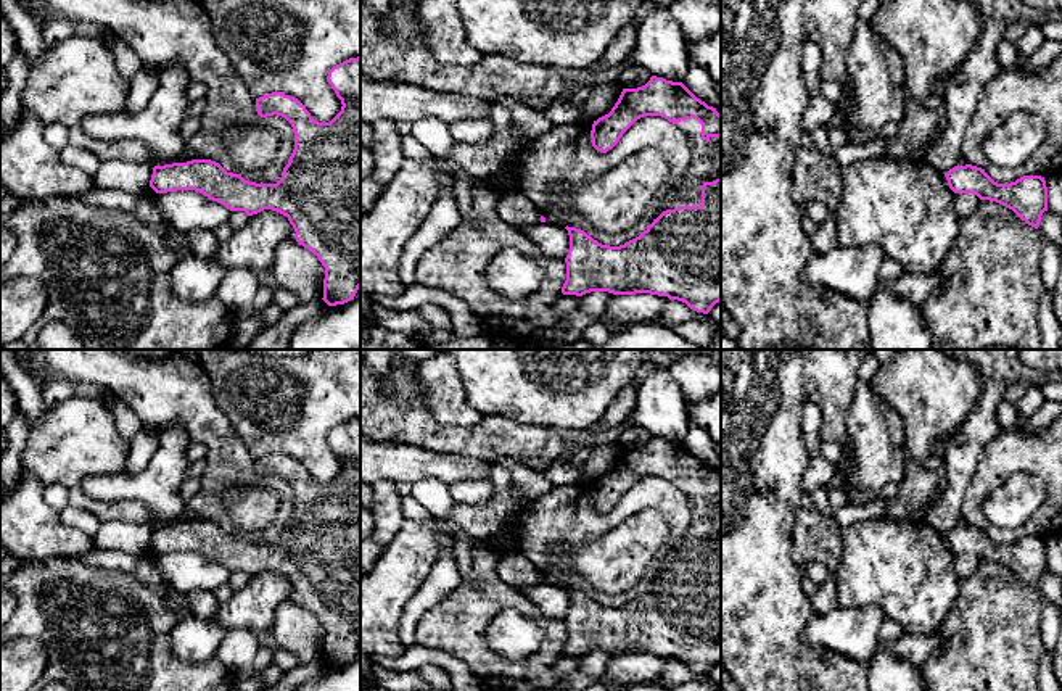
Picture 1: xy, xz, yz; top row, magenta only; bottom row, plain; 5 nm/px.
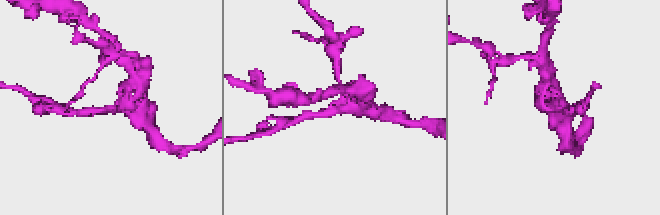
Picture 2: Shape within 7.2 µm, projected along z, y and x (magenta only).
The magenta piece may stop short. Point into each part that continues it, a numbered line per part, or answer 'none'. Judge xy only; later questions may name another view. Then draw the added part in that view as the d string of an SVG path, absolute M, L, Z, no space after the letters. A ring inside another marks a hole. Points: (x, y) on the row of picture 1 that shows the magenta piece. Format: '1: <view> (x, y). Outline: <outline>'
none

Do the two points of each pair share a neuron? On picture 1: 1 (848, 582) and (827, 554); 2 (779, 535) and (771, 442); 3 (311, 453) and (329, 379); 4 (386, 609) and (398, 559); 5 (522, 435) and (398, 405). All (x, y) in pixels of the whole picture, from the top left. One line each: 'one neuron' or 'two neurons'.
1: two neurons
2: one neuron
3: one neuron
4: one neuron
5: one neuron

